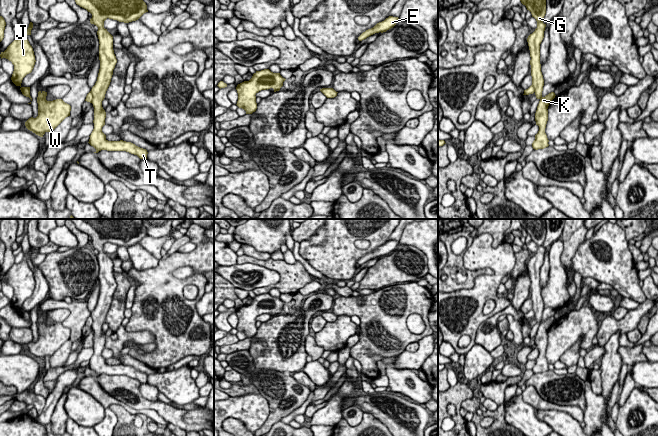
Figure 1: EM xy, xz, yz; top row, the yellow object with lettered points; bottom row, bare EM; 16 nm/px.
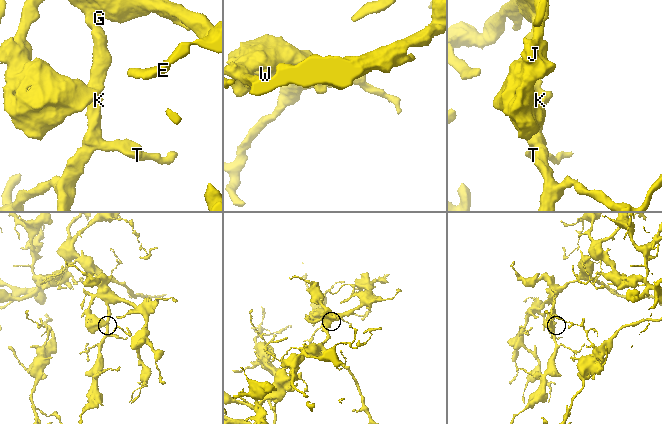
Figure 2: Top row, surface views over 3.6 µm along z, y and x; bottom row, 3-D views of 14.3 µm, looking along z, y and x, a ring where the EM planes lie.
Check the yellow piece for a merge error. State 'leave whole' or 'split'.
leave whole

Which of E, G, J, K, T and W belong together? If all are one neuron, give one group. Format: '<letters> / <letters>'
E G J K T W

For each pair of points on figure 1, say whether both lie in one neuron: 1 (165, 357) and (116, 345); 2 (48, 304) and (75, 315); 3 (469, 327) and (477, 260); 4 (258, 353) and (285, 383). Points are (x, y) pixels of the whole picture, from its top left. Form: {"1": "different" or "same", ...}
{"1": "different", "2": "same", "3": "same", "4": "different"}

